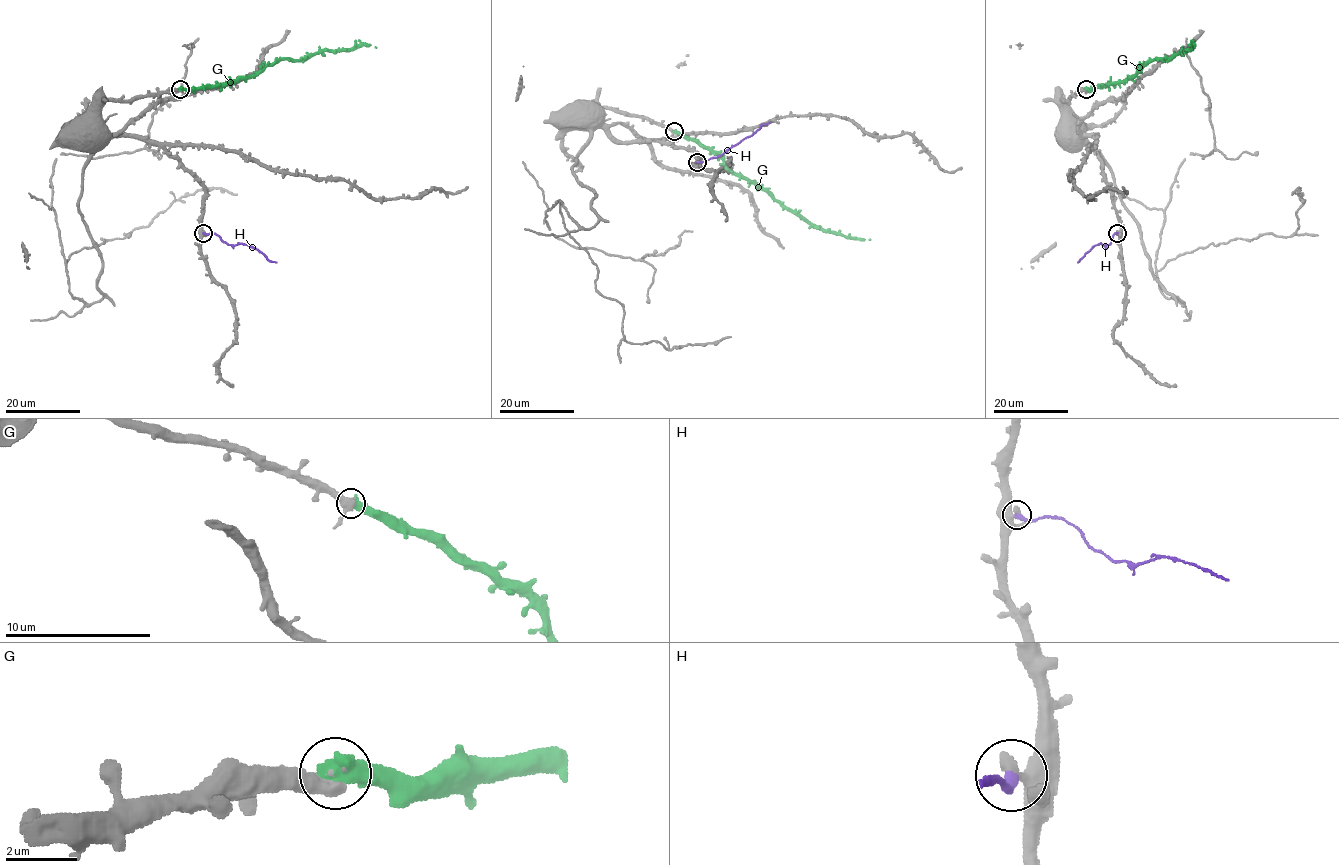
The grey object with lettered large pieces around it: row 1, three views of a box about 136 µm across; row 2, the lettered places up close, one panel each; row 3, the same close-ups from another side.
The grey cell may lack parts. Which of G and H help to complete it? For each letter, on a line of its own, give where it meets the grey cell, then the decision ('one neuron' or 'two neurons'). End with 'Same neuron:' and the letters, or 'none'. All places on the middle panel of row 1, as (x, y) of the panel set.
G: meets grey at (674, 131); one neuron
H: meets grey at (697, 162); two neurons
Same neuron: G

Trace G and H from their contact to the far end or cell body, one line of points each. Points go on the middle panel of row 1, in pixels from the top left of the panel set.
G: (674, 131), (710, 147), (728, 168), (766, 190), (783, 205), (813, 224), (846, 236), (870, 240)
H: (698, 162), (723, 154), (770, 122)

